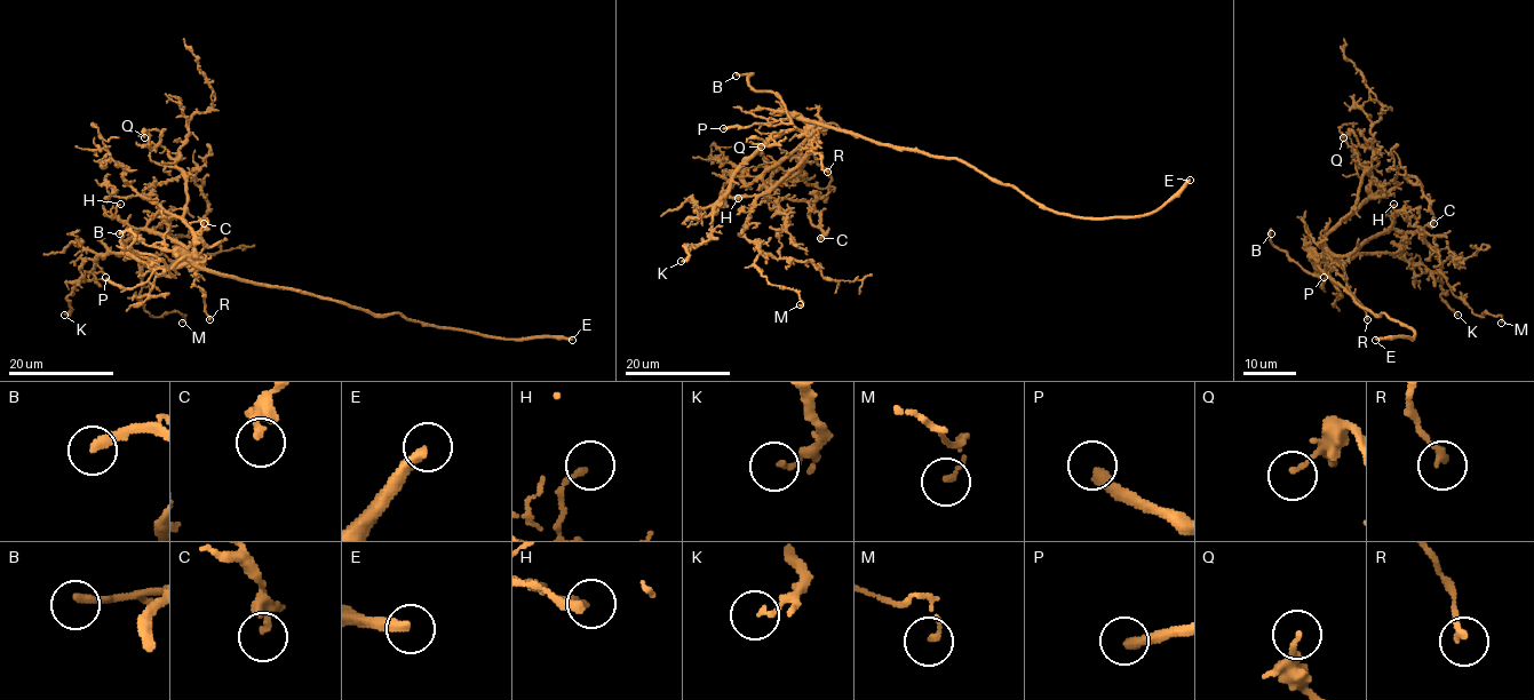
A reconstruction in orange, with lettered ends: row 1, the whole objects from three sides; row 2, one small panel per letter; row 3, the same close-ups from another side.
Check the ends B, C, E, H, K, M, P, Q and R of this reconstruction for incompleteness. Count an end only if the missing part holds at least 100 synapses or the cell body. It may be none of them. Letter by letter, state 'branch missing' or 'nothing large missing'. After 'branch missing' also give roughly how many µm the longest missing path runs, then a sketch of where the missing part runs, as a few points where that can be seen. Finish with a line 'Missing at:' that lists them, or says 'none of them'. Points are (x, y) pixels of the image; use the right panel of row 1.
B: branch missing; missing 10 µm; course (1271, 233), (1257, 231), (1261, 238)
C: nothing large missing
E: nothing large missing
H: nothing large missing
K: nothing large missing
M: nothing large missing
P: nothing large missing
Q: nothing large missing
R: nothing large missing
Missing at: B

